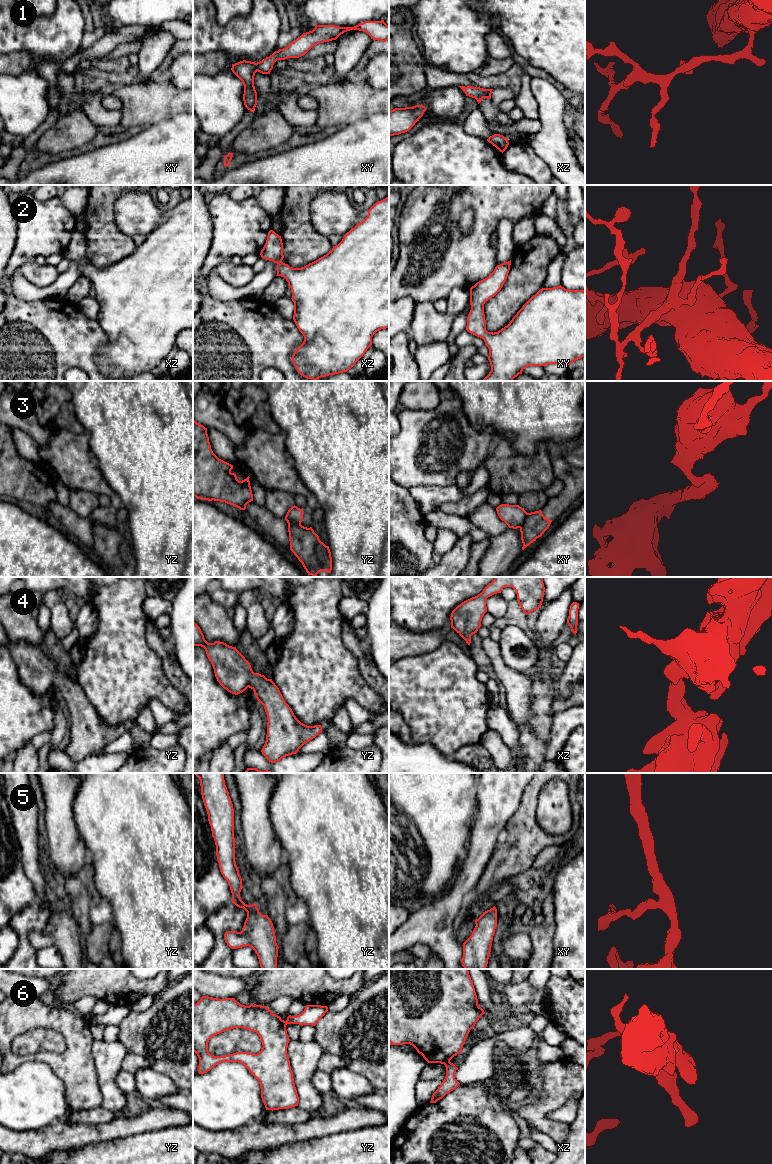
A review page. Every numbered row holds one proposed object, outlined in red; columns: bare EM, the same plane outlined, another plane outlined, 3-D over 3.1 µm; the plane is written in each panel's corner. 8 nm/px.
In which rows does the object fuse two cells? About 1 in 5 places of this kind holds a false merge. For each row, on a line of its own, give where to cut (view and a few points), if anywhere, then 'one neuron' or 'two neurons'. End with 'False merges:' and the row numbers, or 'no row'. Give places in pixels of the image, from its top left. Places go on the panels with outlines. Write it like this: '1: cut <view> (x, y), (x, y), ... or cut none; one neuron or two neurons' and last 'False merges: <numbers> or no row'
1: cut none; one neuron
2: cut none; one neuron
3: cut xy (528, 513), (520, 528); two neurons
4: cut none; one neuron
5: cut none; one neuron
6: cut xz (449, 1061), (444, 1064); two neurons
False merges: 3, 6

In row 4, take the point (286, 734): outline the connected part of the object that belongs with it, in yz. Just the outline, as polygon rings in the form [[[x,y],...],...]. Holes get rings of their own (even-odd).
[[[194,621],[193,645],[205,649],[215,677],[224,689],[238,695],[249,687],[264,706],[268,722],[261,752],[269,762],[275,763],[296,754],[305,743],[322,732],[321,725],[307,726],[301,723],[272,679],[254,673],[250,663],[236,647],[220,641],[208,643]]]

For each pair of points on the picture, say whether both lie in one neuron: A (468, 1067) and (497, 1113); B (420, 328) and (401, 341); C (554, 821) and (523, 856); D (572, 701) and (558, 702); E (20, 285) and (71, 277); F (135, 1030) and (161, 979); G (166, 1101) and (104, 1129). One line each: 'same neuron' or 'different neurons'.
A: different neurons
B: different neurons
C: different neurons
D: same neuron
E: same neuron
F: different neurons
G: different neurons

